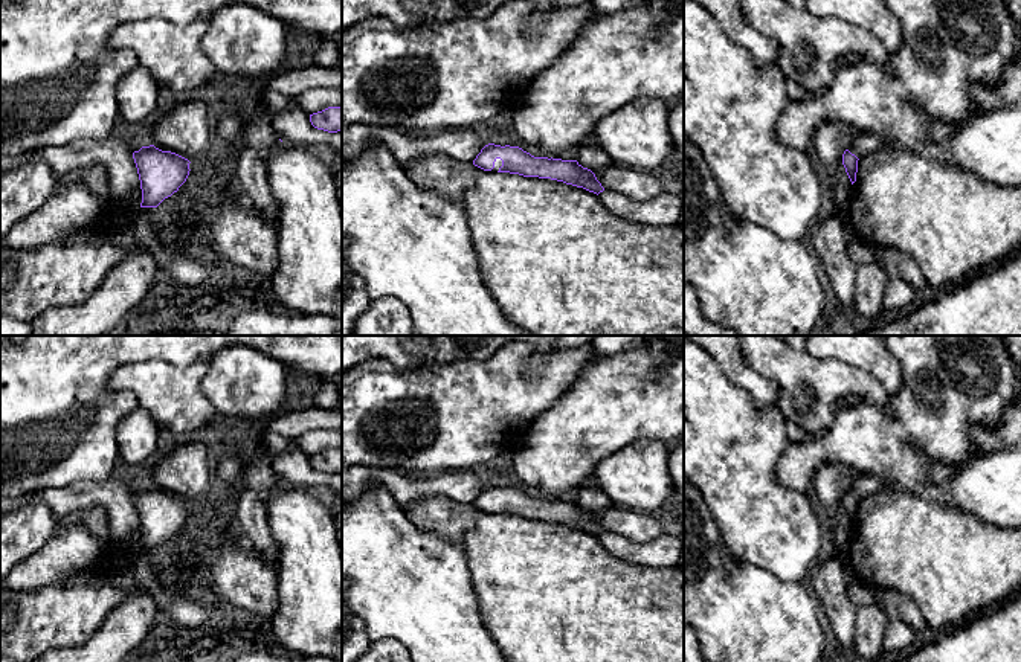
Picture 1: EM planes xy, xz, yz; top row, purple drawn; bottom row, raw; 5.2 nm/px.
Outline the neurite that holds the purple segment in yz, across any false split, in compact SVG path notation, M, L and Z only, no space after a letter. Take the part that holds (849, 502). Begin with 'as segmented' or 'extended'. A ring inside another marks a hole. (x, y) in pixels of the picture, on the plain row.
extended; M858 473L852 479L849 490L842 496L842 506L845 509L845 514L852 526L856 523L858 502L870 494L874 494L878 491L888 491L888 490L894 490L894 488L884 477L876 474Z

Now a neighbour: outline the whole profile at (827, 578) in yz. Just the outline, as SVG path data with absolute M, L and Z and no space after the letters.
M830 557L810 574L815 599L823 606L832 631L841 648L852 648L855 639L856 607L847 595L842 557Z

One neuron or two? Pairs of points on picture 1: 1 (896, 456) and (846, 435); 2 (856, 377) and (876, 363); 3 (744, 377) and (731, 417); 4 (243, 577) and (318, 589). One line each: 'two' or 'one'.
1: one
2: two
3: two
4: two

